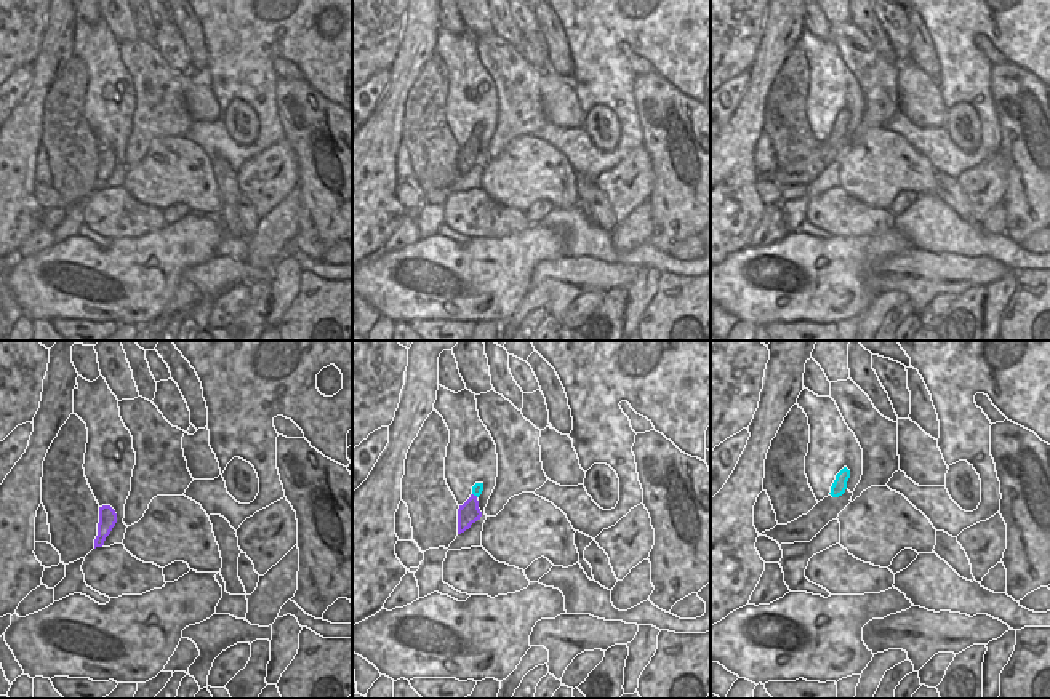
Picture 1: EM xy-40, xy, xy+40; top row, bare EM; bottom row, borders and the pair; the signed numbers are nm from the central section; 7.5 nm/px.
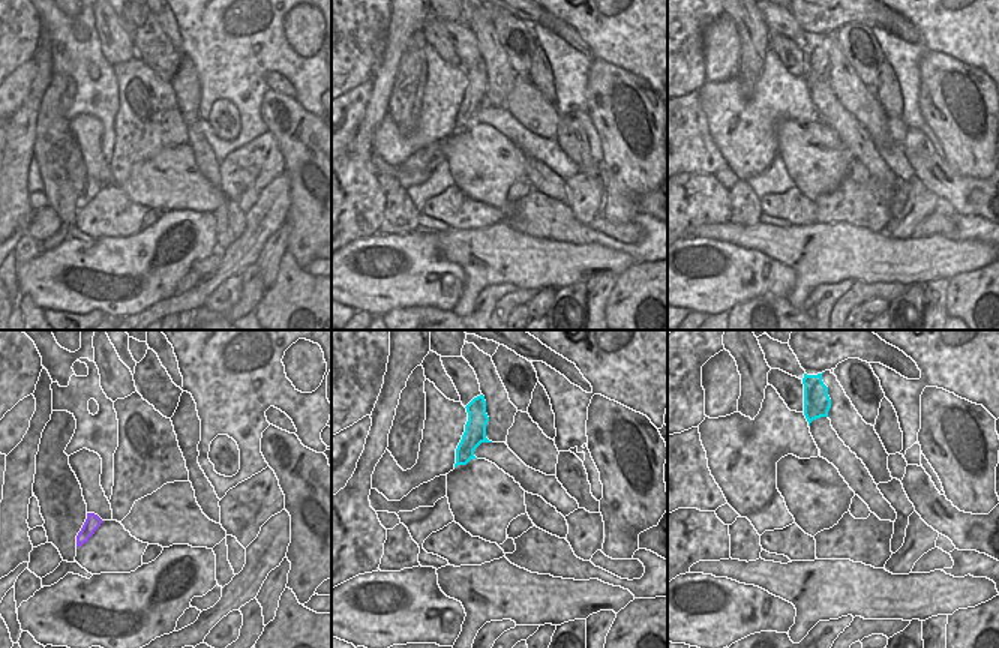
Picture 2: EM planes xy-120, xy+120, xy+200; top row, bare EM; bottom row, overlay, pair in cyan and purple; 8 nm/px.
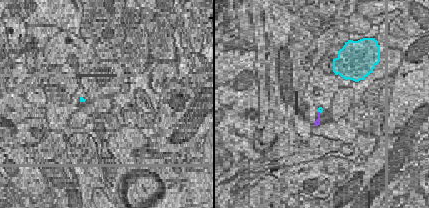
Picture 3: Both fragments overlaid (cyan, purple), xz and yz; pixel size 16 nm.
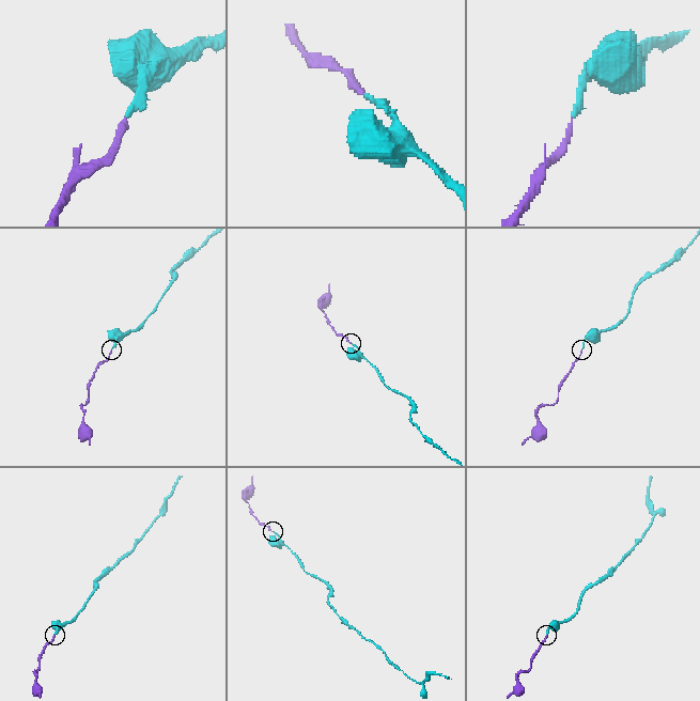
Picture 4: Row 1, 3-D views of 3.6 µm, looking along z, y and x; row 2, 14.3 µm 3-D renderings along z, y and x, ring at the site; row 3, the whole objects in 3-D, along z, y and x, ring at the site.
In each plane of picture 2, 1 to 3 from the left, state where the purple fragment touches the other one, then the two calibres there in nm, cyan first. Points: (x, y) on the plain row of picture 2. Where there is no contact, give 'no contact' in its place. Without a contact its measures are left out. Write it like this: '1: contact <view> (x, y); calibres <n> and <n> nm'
1: no contact
2: no contact
3: no contact

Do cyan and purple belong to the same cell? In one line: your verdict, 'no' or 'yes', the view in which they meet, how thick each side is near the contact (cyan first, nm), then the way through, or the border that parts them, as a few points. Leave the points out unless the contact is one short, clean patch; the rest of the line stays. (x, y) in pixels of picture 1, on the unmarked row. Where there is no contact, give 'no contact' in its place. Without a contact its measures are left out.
yes | xy | 90/160 nm | across xy (477, 130), (476, 136), (469, 154)

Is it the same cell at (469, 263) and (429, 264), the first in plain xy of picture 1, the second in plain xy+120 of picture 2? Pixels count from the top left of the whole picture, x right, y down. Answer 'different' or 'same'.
same

